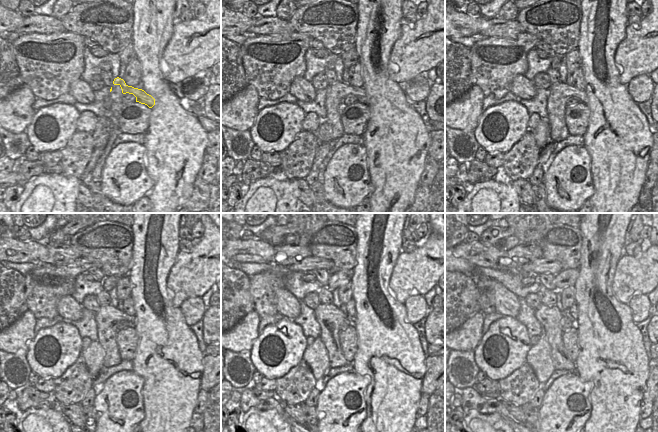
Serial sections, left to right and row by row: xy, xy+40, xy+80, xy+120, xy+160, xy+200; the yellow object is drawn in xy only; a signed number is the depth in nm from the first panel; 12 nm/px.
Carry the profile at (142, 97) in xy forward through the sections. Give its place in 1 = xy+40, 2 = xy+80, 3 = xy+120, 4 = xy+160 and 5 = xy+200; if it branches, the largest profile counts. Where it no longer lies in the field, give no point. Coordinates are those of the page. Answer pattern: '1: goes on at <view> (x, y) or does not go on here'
1: goes on at xy+40 (340, 90)
2: goes on at xy+80 (564, 91)
3: goes on at xy+120 (115, 315)
4: goes on at xy+160 (333, 315)
5: goes on at xy+200 (544, 314)

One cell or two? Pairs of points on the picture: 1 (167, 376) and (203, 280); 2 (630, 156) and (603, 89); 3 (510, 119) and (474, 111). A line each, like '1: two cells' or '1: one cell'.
1: two cells
2: one cell
3: two cells

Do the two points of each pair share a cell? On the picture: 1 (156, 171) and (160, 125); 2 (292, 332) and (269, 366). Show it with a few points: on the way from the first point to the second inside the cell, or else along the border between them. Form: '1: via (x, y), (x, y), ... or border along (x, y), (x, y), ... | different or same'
1: via (165, 161), (165, 137) | same
2: via (285, 342), (285, 355), (279, 363) | same

